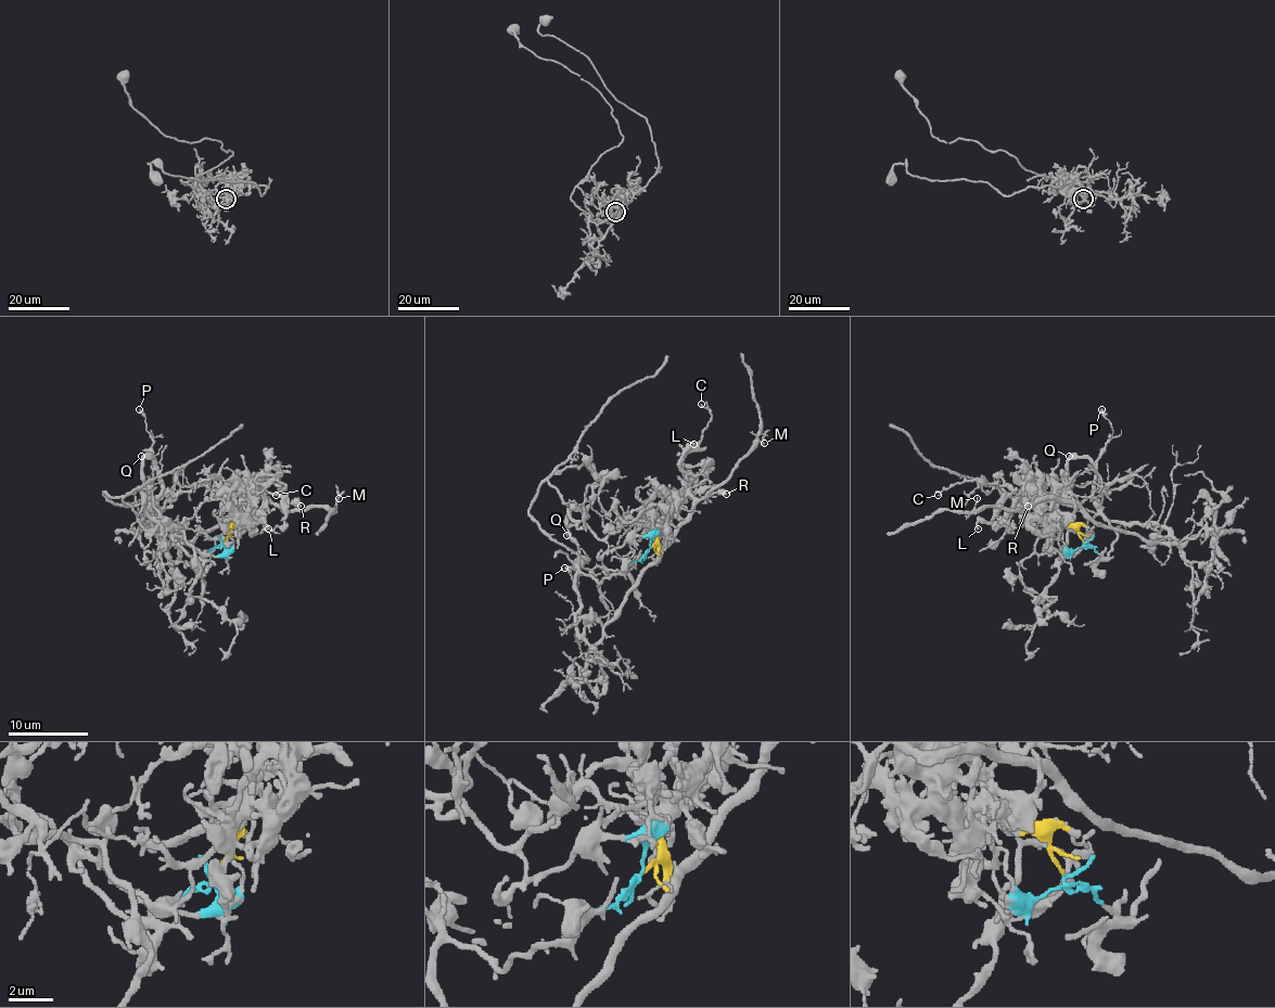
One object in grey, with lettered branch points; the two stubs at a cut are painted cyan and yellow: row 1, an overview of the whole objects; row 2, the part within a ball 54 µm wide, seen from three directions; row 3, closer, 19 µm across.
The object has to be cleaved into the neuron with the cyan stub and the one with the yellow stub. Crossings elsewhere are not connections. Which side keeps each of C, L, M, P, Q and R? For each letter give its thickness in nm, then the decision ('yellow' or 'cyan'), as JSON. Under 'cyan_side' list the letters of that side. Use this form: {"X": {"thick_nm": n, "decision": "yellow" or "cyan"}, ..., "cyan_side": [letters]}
{"C": {"thick_nm": 110, "decision": "yellow"}, "L": {"thick_nm": 190, "decision": "yellow"}, "M": {"thick_nm": 100, "decision": "yellow"}, "P": {"thick_nm": 260, "decision": "cyan"}, "Q": {"thick_nm": 360, "decision": "cyan"}, "R": {"thick_nm": 320, "decision": "yellow"}, "cyan_side": ["P", "Q"]}

